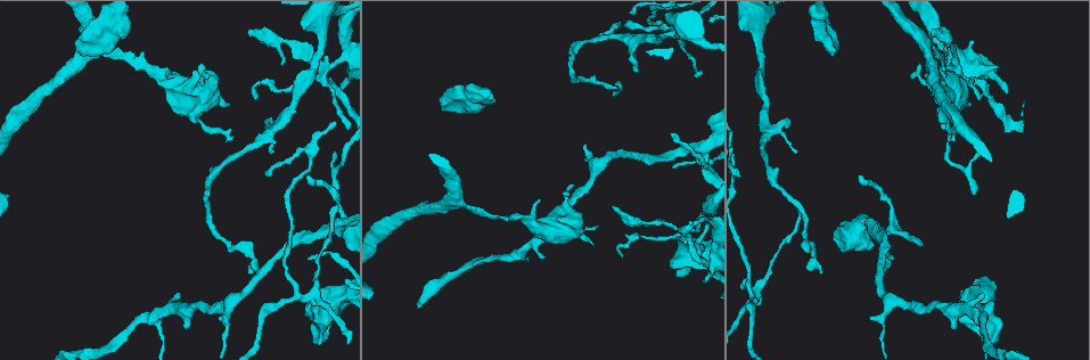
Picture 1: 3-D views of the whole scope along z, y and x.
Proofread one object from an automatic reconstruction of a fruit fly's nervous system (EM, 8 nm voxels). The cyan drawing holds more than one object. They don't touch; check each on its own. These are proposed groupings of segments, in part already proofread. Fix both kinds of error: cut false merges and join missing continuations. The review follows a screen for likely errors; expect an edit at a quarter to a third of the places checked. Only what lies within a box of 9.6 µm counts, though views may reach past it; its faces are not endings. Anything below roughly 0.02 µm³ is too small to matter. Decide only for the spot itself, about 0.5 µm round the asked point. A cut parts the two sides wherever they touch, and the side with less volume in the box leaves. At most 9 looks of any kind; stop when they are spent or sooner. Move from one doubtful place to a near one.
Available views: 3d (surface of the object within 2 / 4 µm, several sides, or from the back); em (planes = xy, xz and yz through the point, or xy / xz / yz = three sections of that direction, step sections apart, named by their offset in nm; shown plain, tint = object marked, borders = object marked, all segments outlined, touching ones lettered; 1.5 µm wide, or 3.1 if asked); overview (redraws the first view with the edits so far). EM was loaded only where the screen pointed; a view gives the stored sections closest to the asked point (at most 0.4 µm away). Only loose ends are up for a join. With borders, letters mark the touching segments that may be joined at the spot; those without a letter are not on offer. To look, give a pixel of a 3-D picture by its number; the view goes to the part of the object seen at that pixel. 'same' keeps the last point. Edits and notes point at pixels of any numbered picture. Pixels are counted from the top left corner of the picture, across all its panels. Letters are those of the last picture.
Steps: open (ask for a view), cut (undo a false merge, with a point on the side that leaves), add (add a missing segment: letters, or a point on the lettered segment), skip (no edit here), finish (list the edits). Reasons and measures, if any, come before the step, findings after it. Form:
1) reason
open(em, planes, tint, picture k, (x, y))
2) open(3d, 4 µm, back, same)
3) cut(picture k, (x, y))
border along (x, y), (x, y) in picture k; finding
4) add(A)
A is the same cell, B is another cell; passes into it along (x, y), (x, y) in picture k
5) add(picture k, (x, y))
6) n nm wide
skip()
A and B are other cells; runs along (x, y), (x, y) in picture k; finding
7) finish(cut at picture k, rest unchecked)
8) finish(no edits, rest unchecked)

open(em, planes, plain, picture 1, (612, 94))

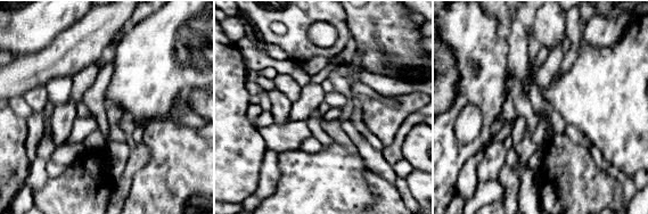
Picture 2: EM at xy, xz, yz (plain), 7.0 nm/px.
open(em, planes, borders, same)

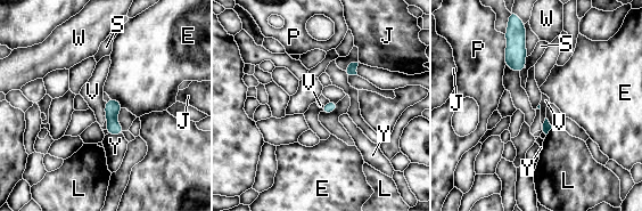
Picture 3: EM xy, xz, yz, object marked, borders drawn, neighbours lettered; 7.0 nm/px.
P touches over 220 nm
skip()
E, J, L, P, S, V, W and Y are other cells; none of them fits

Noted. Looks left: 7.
thin end
open(em, xy, step 4, borders, picture 1, (702, 72))

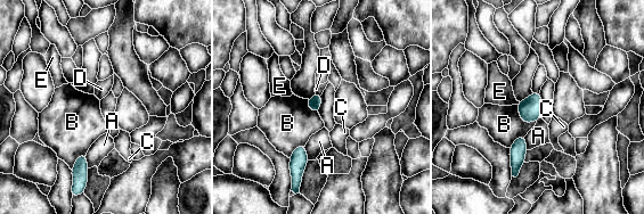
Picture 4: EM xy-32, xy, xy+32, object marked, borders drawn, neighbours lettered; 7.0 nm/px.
skip()
A, B, C, D and E are other cells; no lettered segment goes on from it

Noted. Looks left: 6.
thick turns thin
open(em, yz, step 8, tint, picture 1, (464, 207))

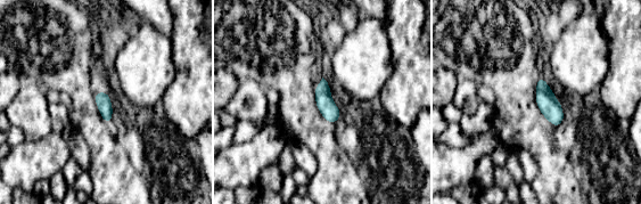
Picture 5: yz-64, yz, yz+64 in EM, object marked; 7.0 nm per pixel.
open(em, planes, borders, same)

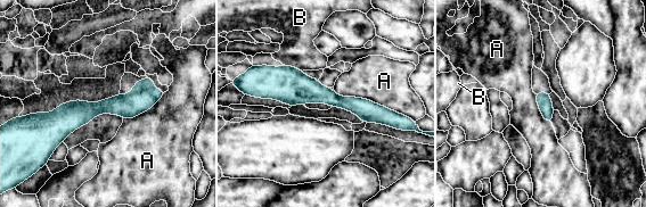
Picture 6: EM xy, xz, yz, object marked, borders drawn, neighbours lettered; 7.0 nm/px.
110 nm wide
skip()
A and B are other cells; runs along (259, 91), (312, 91), (393, 116) in picture 6; one neuron here

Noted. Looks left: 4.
thin end
open(em, xy, step 4, borders, picture 1, (234, 139))

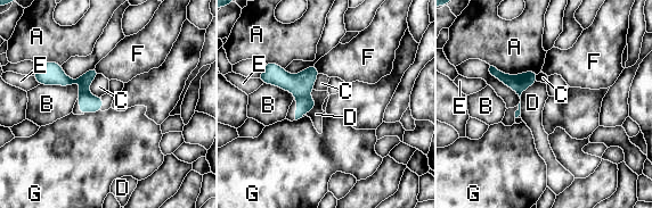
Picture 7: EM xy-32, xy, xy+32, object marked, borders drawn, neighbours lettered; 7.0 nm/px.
cut it another way
open(em, planes, borders, same)

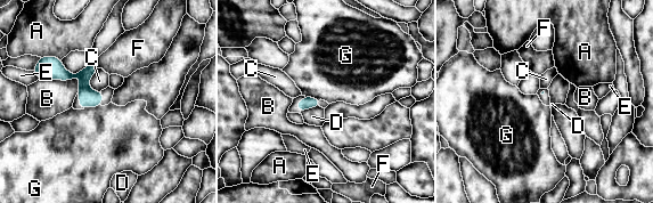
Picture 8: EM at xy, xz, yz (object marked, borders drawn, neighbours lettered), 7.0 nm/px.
skip()
A, B, C, D, E, F and G are other cells; border along (100, 105), (84, 108) in picture 8; no lettered segment goes on from it

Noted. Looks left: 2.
finish(no edits, rest unchecked)

